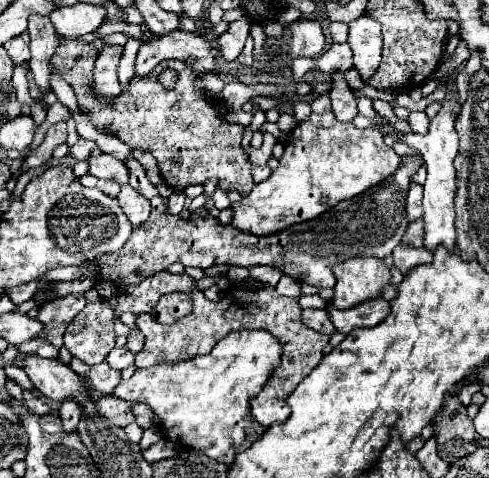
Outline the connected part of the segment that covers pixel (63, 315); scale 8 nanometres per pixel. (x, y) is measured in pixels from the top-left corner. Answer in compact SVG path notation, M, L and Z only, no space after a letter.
M66 295L42 305L36 317L40 323L44 323L44 335L40 335L40 339L46 339L48 343L62 343L68 323L80 313L84 305L84 295Z

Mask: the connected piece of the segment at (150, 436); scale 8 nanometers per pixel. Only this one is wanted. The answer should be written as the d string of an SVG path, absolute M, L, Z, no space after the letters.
M150 427L150 429L146 429L146 431L144 431L144 437L142 437L142 441L140 441L140 447L142 447L142 449L148 449L150 445L158 443L162 437L164 437L164 433L162 433L160 429Z

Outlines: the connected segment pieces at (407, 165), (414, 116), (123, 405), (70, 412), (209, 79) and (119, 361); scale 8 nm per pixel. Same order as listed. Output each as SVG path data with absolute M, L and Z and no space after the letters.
M406 155L400 159L400 169L386 181L380 181L376 187L370 187L368 191L352 199L340 201L336 207L322 213L318 219L292 225L290 229L284 229L268 237L254 237L236 231L232 225L220 225L218 219L210 215L208 217L190 215L186 219L180 215L174 217L166 213L168 201L162 199L160 195L154 195L150 197L152 213L148 221L132 229L130 239L120 251L98 257L100 275L108 281L114 281L118 287L124 287L124 285L136 285L148 275L164 271L172 263L194 265L202 269L218 263L230 263L240 267L270 265L300 283L308 283L318 289L334 287L332 267L338 261L342 261L342 253L364 253L384 259L400 243L408 227L404 199L408 195L410 177L420 167L422 167L420 155Z
M420 111L420 113L410 113L408 123L412 127L412 133L424 133L424 131L428 131L430 119L428 119L428 115L424 111Z
M108 395L108 397L102 397L96 401L98 405L98 411L100 415L104 415L108 421L112 421L114 425L120 425L120 427L126 427L130 423L136 421L134 413L132 413L132 403L128 401L122 401L114 395Z
M72 399L64 401L64 403L60 405L60 409L58 409L58 417L62 419L66 433L76 431L76 425L78 425L78 421L80 421L80 405L78 405L76 401L72 401Z
M206 73L206 75L200 75L200 77L204 79L206 87L208 87L212 93L220 93L220 91L222 91L224 81L222 81L220 75L216 75L216 73Z
M114 347L108 353L106 361L108 361L108 365L112 369L126 369L126 367L134 365L134 353L130 349L126 349L126 347Z

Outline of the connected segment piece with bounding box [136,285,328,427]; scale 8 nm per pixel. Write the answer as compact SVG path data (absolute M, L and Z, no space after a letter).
M268 285L256 291L244 291L238 287L230 289L218 303L208 301L204 293L194 291L192 301L194 301L194 311L184 319L176 321L174 325L162 325L154 321L152 315L148 313L138 315L138 329L144 333L146 345L136 355L136 367L152 367L154 363L176 363L176 361L192 359L196 355L204 355L212 351L212 345L222 337L226 337L230 331L266 329L280 339L284 353L282 353L282 365L274 371L274 375L264 385L264 389L250 401L252 417L264 427L286 421L290 415L290 407L286 405L286 399L324 357L322 349L328 345L328 335L318 333L300 321L302 307L298 305L298 299L282 297L276 293L274 287Z

